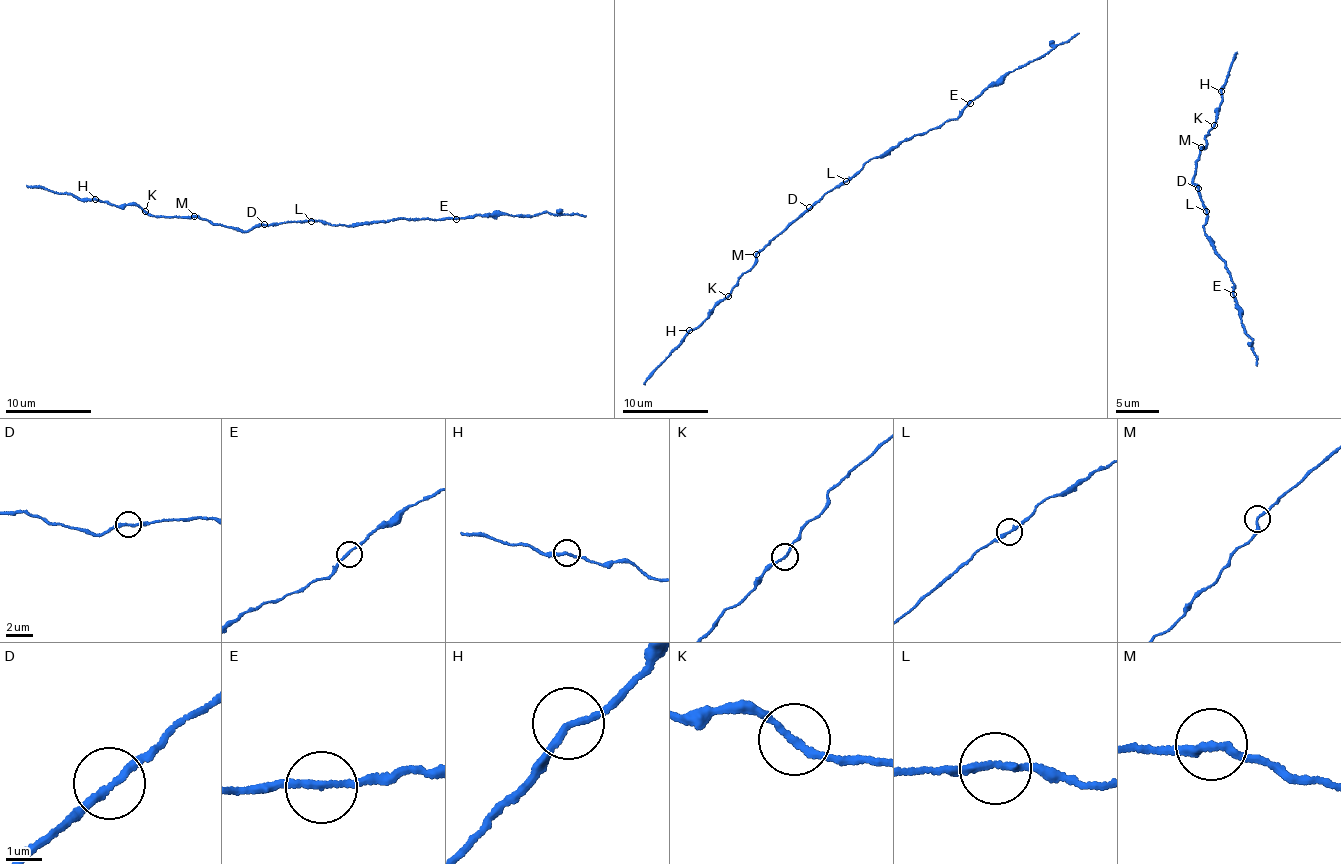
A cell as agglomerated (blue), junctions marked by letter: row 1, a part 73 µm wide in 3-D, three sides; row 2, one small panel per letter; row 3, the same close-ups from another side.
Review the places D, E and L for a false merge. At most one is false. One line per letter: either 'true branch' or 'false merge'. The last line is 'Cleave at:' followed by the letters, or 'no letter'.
D: true branch
E: true branch
L: true branch
Cleave at: no letter

